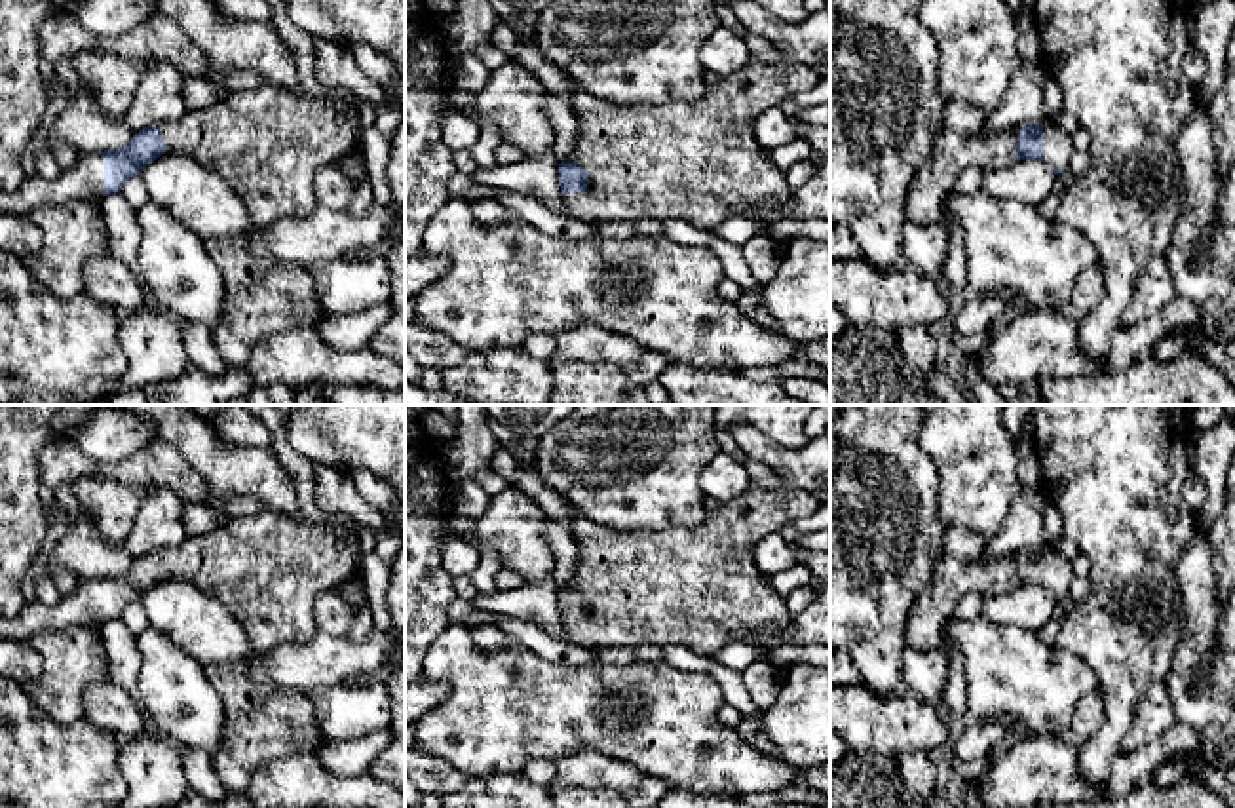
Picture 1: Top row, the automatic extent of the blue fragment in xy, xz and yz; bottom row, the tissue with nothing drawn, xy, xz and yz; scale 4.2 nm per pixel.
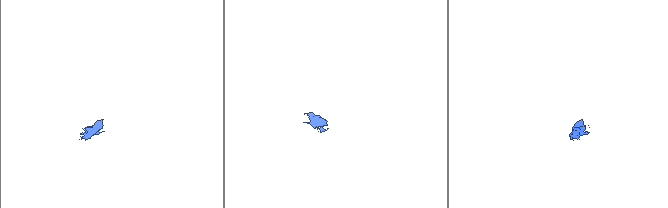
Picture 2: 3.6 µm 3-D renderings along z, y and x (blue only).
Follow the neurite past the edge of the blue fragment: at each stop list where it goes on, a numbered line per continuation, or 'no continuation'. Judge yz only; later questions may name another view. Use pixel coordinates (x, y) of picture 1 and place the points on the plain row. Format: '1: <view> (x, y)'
1: yz (1057, 569)

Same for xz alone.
1: xz (700, 588)

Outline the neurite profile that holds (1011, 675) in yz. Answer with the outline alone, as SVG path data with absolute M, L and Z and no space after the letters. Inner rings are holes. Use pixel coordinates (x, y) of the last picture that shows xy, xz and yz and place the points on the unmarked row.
M952 616L940 631L961 652L971 721L1005 721L1020 734L1058 736L1070 728L1079 698L1098 690L1085 662L1045 644L1032 629Z

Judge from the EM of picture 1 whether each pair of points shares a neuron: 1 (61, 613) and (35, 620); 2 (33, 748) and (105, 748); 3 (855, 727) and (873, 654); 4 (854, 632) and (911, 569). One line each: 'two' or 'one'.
1: one
2: one
3: two
4: one

